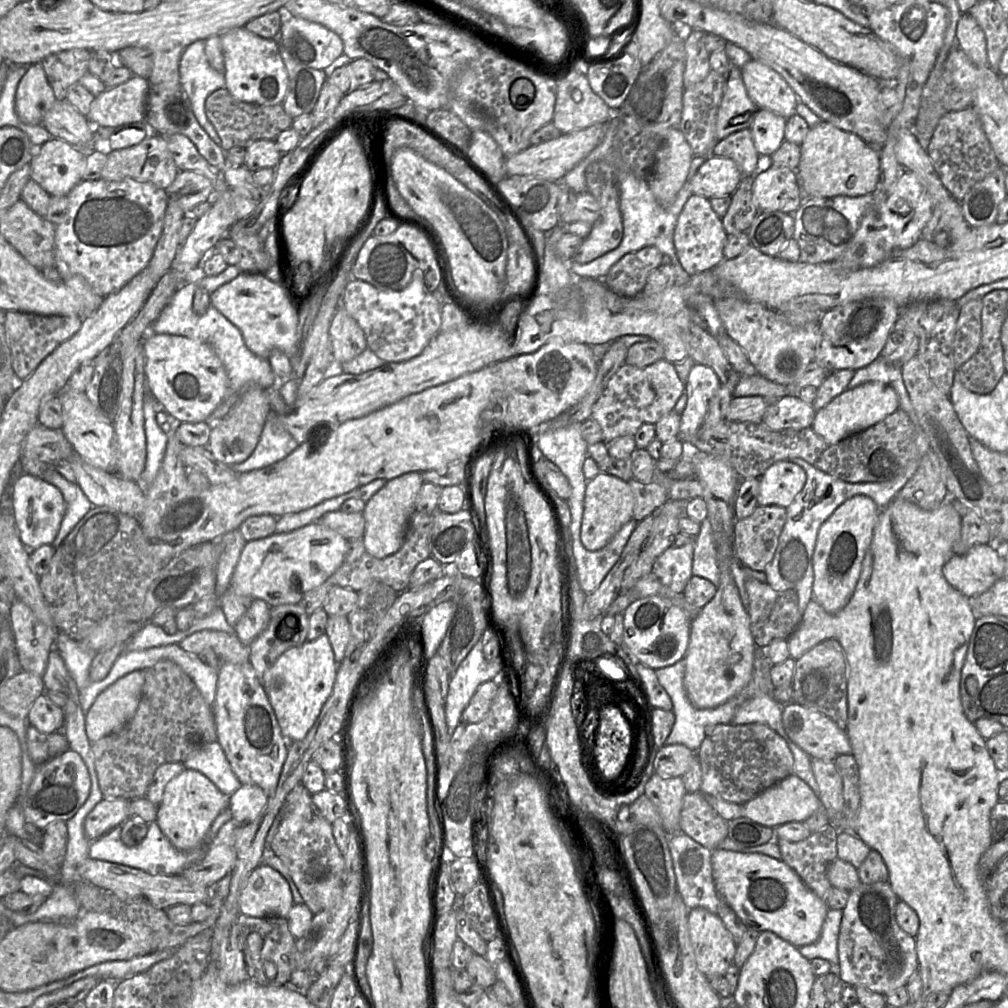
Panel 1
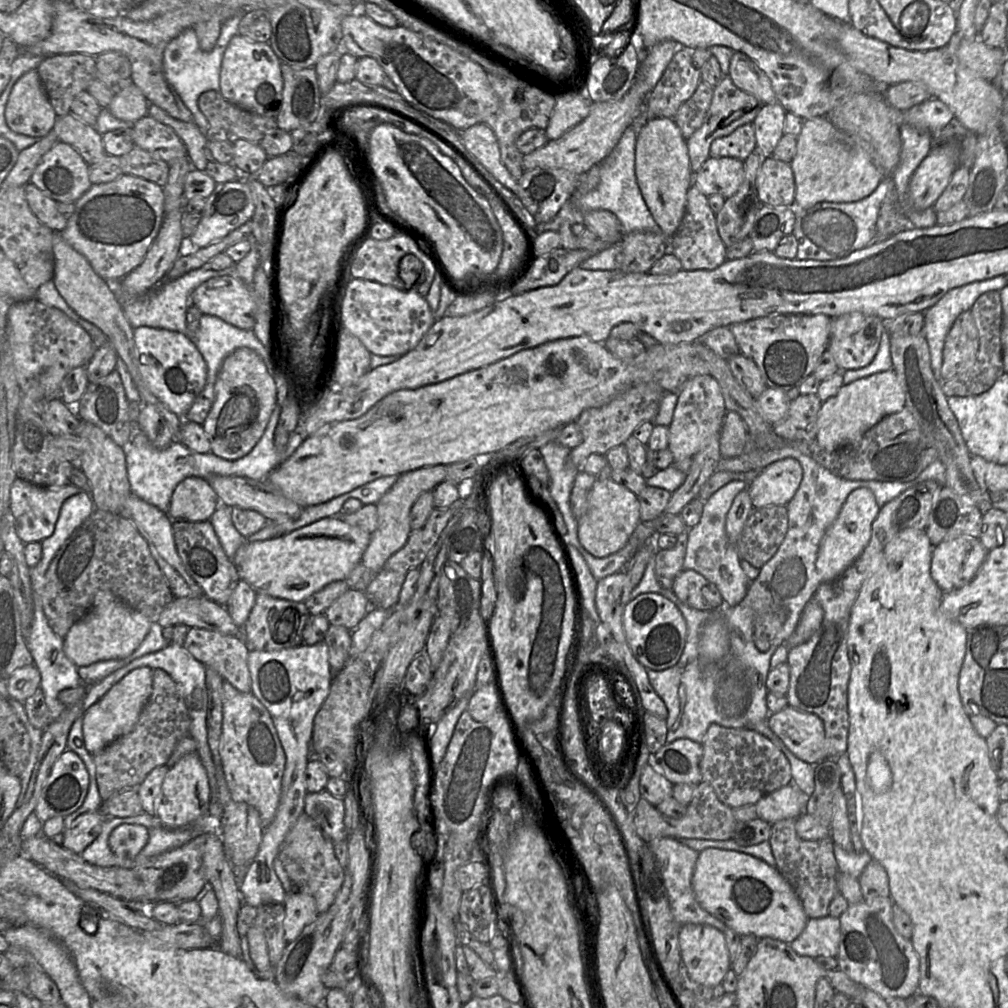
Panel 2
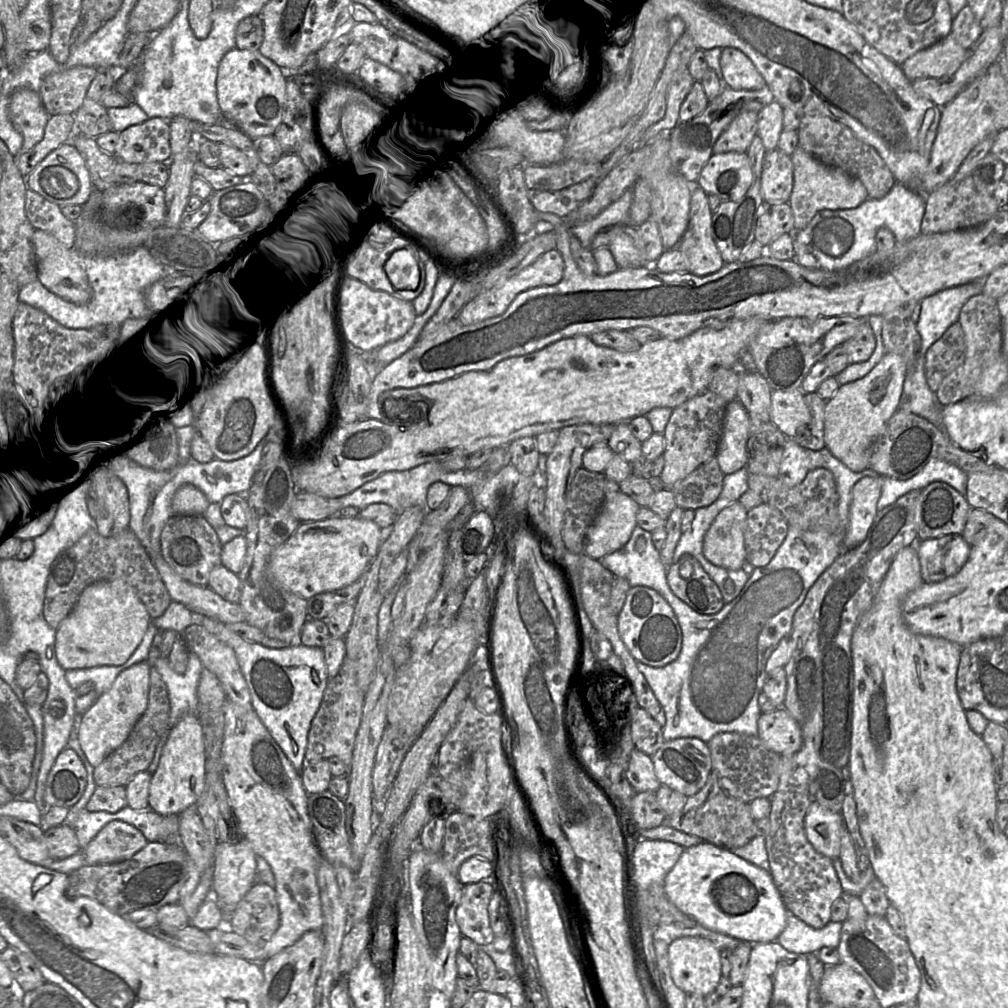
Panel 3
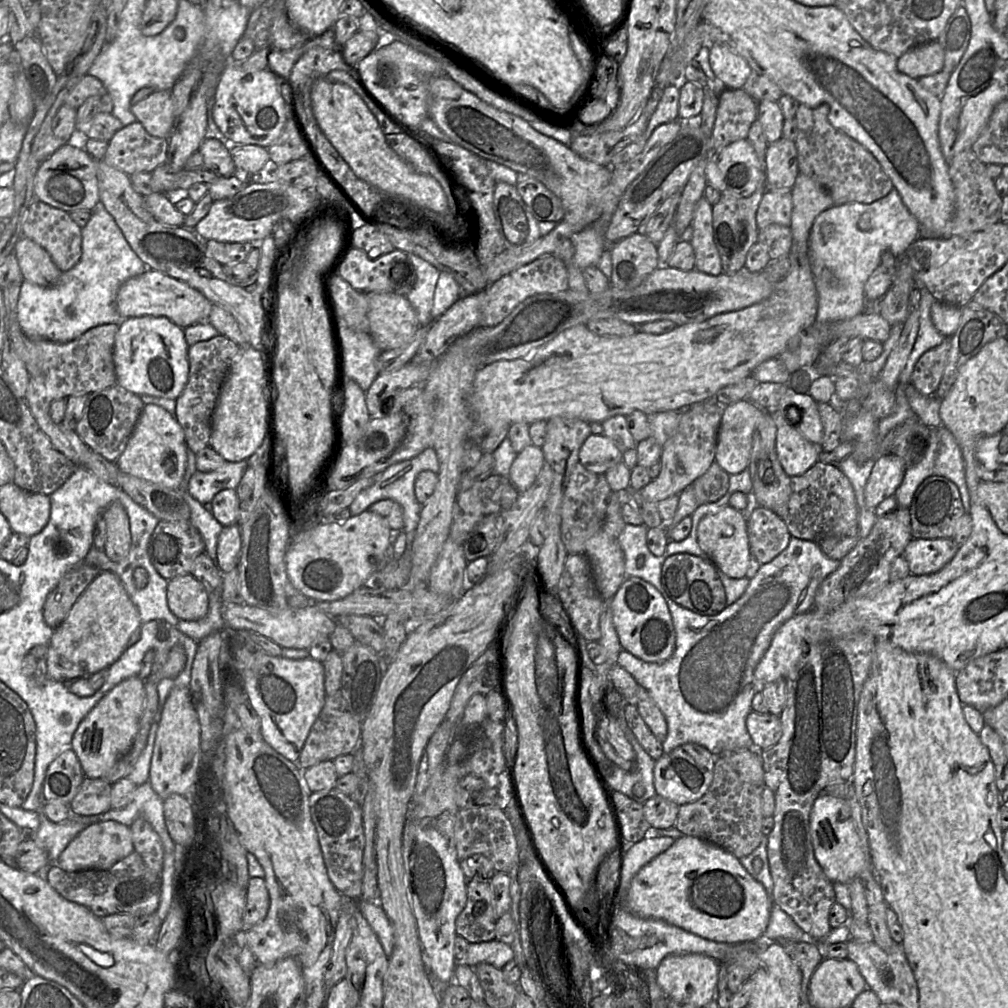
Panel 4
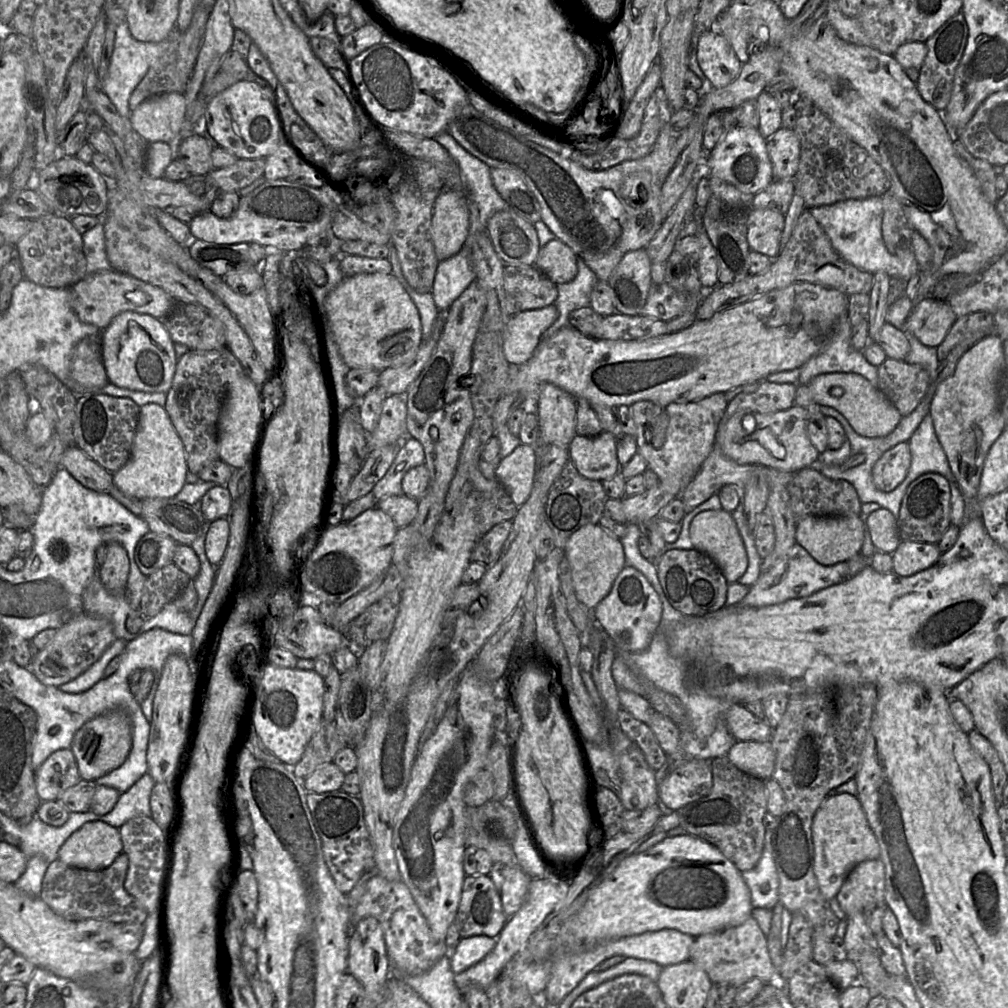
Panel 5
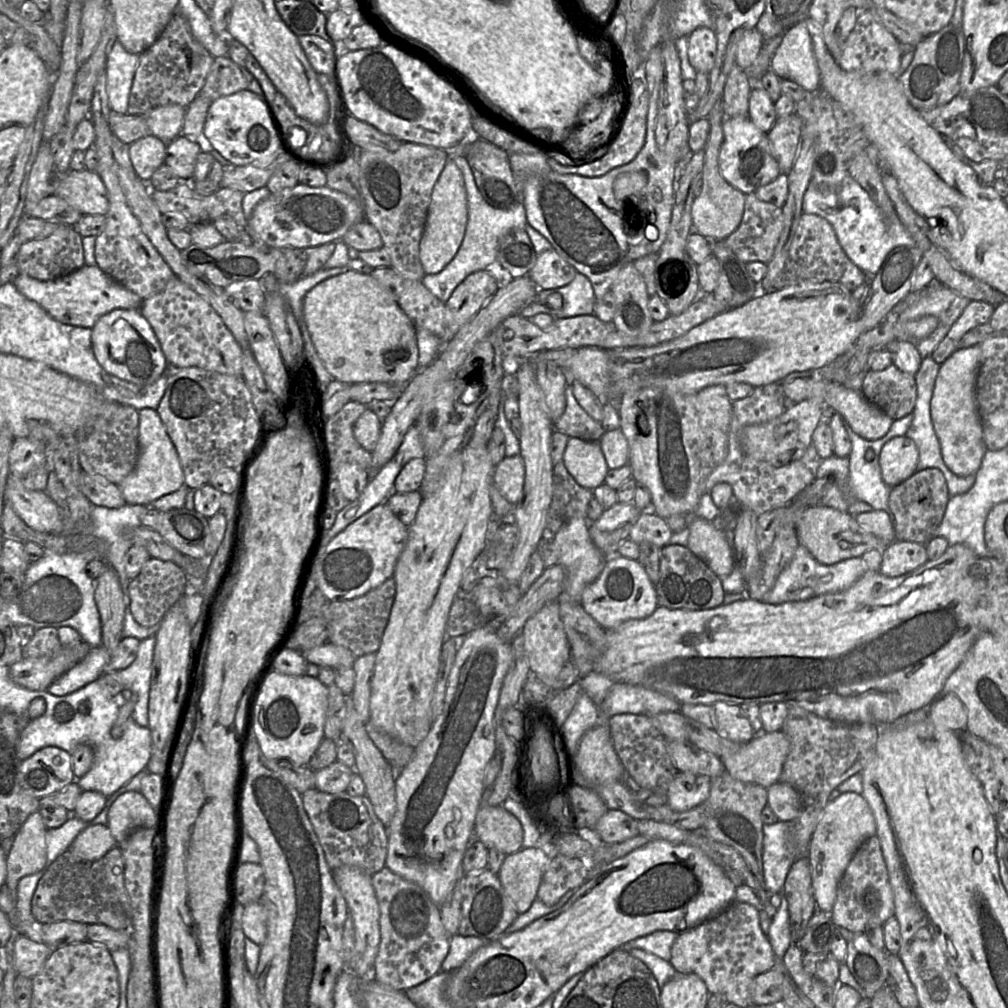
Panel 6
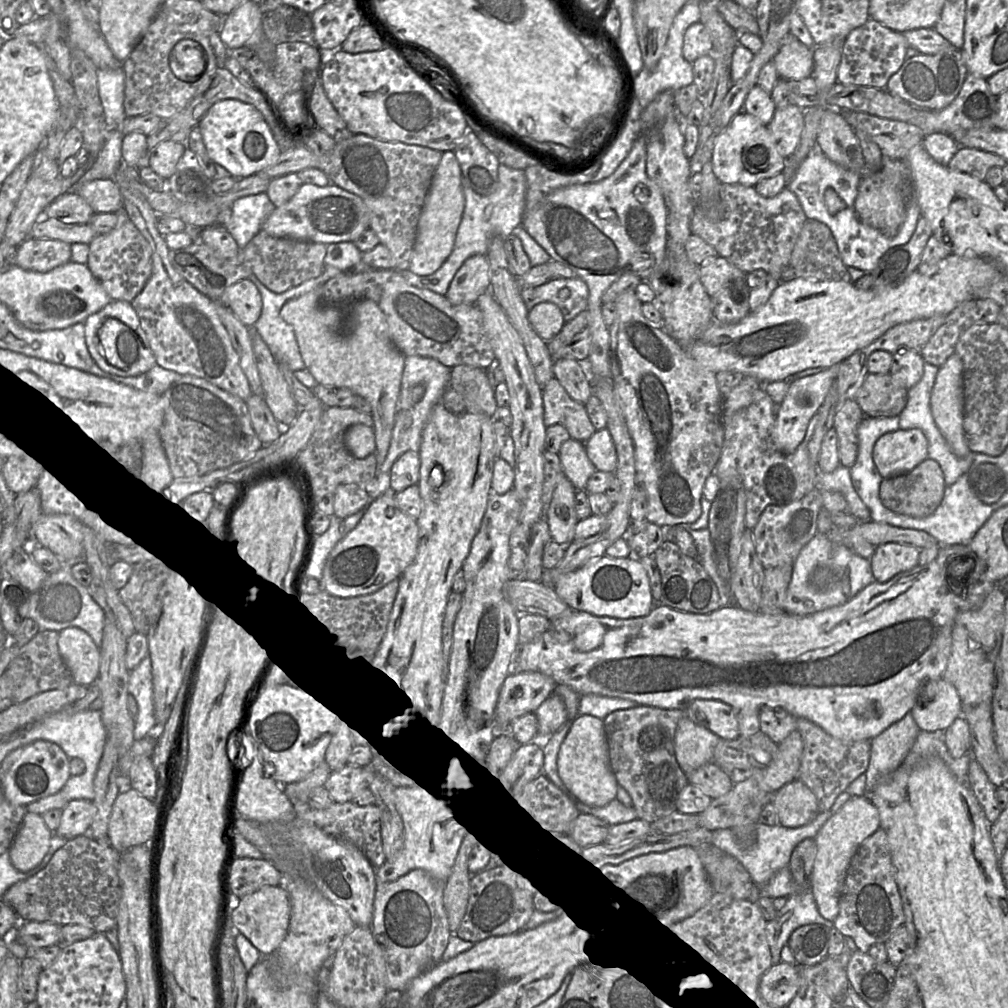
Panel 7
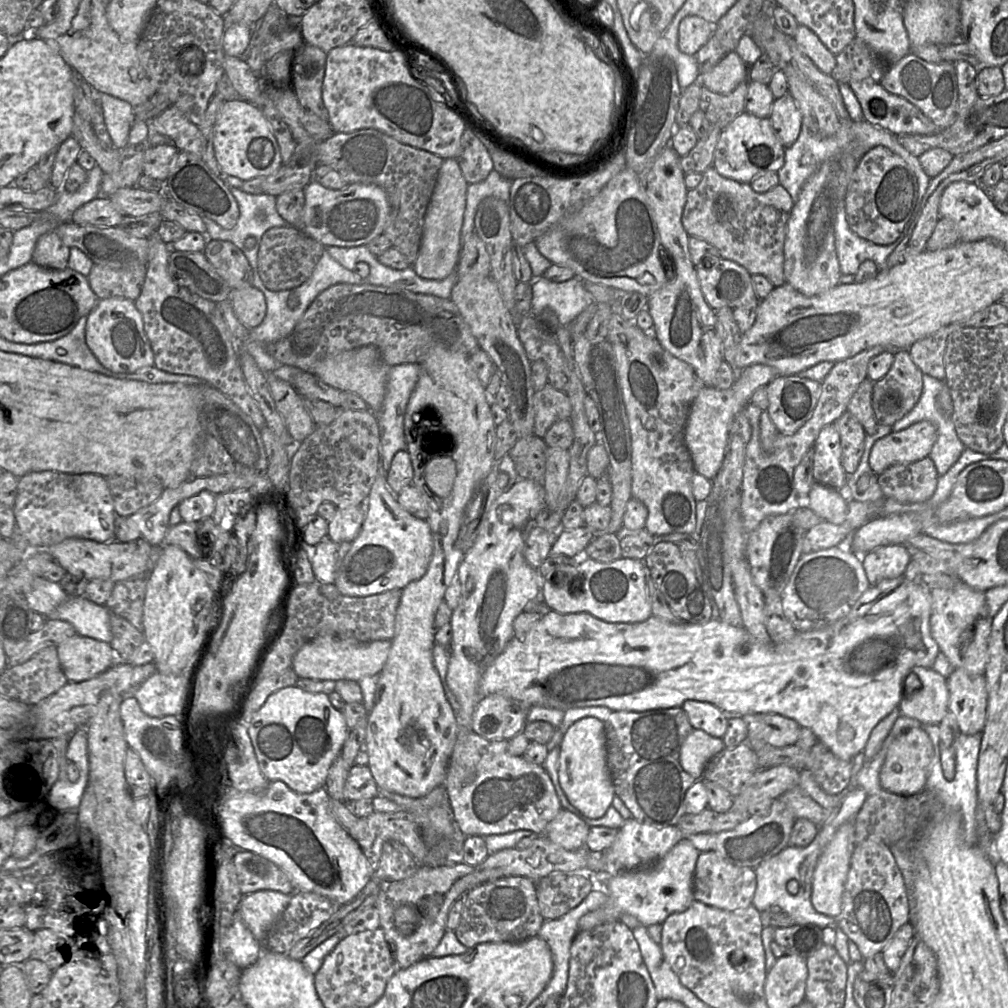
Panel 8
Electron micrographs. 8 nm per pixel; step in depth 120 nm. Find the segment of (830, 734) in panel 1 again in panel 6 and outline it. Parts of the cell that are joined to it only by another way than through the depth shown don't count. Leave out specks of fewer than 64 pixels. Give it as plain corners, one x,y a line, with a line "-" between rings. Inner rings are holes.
723,701
709,705
682,705
681,713
734,742
746,743
756,736
740,705

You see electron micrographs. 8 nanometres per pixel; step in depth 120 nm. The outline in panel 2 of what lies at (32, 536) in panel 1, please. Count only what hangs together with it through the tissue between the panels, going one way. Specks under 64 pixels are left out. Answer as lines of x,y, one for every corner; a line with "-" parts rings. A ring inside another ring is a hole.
16,478
10,490
10,513
16,533
21,541
28,544
42,542
50,537
54,532
62,504
67,498
79,493
79,491
79,487
71,484
58,488
47,488

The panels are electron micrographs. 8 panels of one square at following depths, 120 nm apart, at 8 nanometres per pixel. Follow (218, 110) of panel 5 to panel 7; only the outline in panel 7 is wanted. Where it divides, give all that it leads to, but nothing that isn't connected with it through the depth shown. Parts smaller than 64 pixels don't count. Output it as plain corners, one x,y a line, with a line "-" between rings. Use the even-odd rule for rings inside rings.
236,100
216,102
198,123
209,156
235,178
262,172
278,159
281,151
262,113
253,105

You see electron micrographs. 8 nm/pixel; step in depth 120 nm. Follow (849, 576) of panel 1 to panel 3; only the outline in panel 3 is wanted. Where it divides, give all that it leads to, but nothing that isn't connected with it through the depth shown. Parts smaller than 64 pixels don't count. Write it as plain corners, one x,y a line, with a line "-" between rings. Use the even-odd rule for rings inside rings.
869,476
860,479
852,489
849,521
842,540
843,550
852,549
867,537
877,515
877,503
885,476

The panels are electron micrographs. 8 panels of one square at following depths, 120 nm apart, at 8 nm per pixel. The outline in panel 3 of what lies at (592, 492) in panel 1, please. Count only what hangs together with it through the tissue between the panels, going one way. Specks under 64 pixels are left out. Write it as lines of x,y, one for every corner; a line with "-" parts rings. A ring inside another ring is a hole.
622,491
606,495
605,501
590,526
584,553
602,559
621,549
637,526
636,515
640,506

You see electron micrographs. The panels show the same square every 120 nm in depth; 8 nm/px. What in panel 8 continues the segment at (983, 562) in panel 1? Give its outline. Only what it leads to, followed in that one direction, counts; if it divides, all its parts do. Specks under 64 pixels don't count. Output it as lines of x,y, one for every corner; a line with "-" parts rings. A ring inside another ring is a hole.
907,545
881,546
861,557
870,586
902,577
912,560
910,547

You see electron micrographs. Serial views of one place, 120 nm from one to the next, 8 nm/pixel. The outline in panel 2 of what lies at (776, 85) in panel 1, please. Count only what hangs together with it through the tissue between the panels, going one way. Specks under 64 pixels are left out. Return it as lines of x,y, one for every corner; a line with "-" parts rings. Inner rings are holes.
734,51
727,75
737,88
753,95
762,104
778,102
769,77
745,53

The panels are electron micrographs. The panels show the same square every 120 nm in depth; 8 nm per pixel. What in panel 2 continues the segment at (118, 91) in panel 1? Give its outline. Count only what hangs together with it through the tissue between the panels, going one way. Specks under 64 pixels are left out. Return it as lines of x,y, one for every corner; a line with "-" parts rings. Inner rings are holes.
132,83
114,94
107,109
114,117
126,122
135,123
147,115
148,106
149,102
145,95

